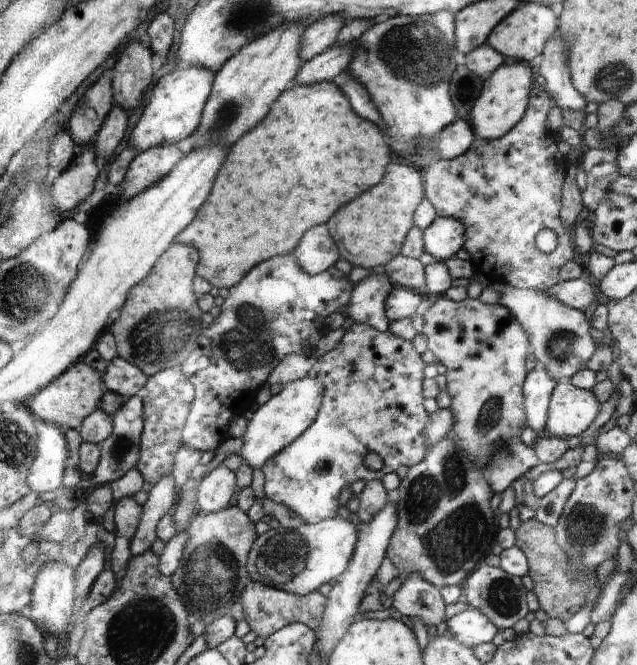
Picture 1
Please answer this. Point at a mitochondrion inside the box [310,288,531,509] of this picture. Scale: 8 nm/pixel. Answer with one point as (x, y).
(490, 413)

